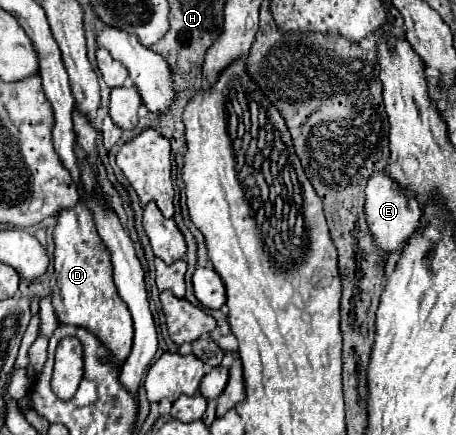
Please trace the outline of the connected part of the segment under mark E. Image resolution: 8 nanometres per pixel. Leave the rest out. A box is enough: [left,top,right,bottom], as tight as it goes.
[366,170,422,260]

